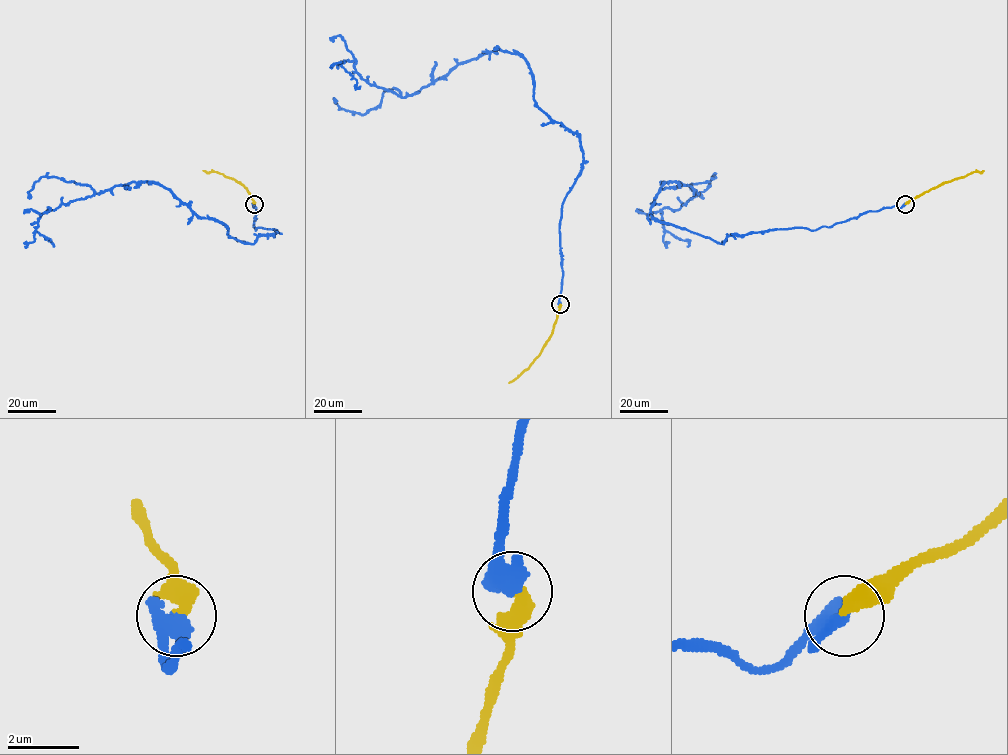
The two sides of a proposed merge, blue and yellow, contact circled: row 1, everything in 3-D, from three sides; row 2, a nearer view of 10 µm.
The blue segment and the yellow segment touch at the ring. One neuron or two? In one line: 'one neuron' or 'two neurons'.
two neurons

